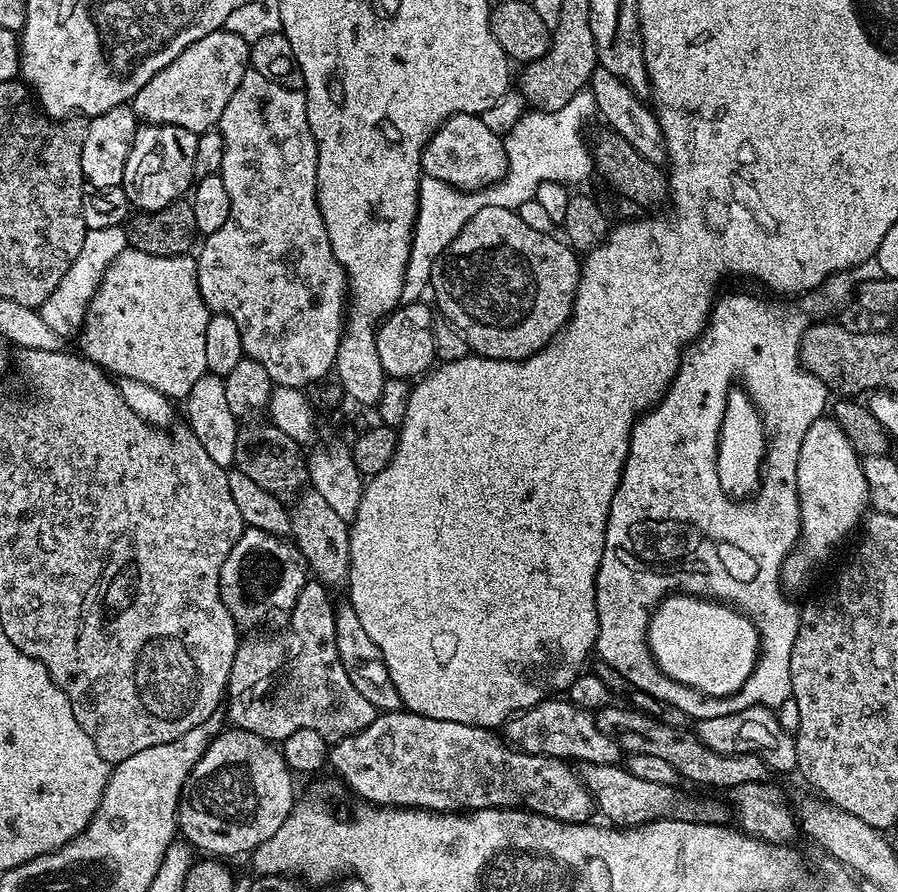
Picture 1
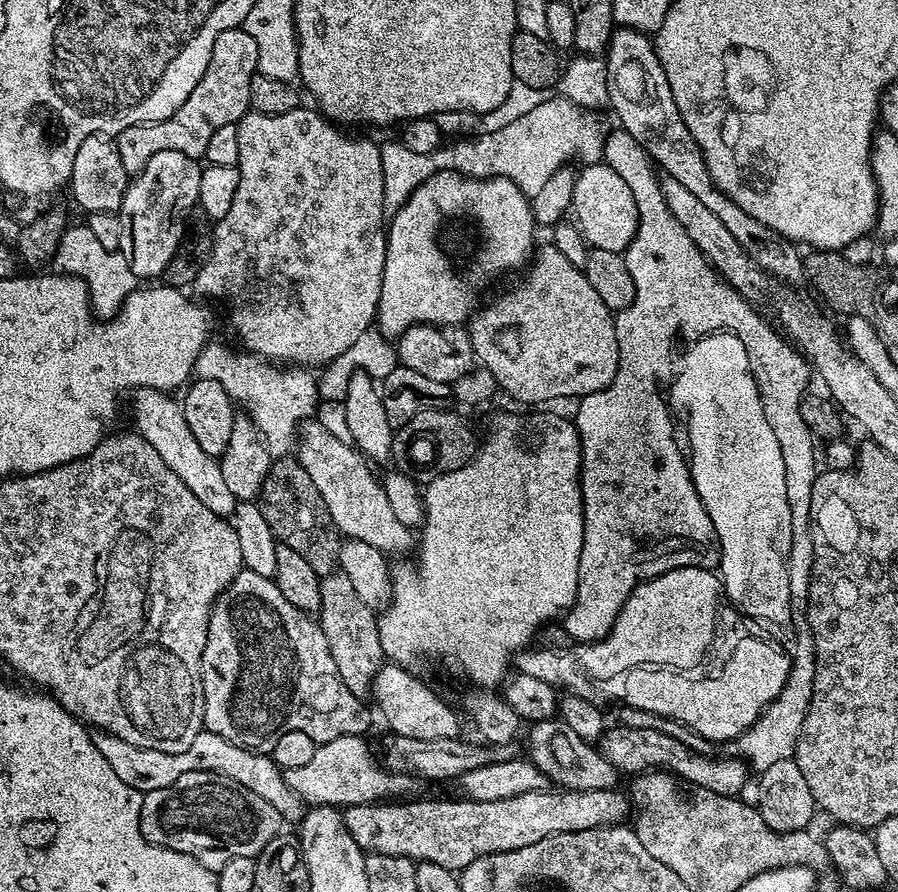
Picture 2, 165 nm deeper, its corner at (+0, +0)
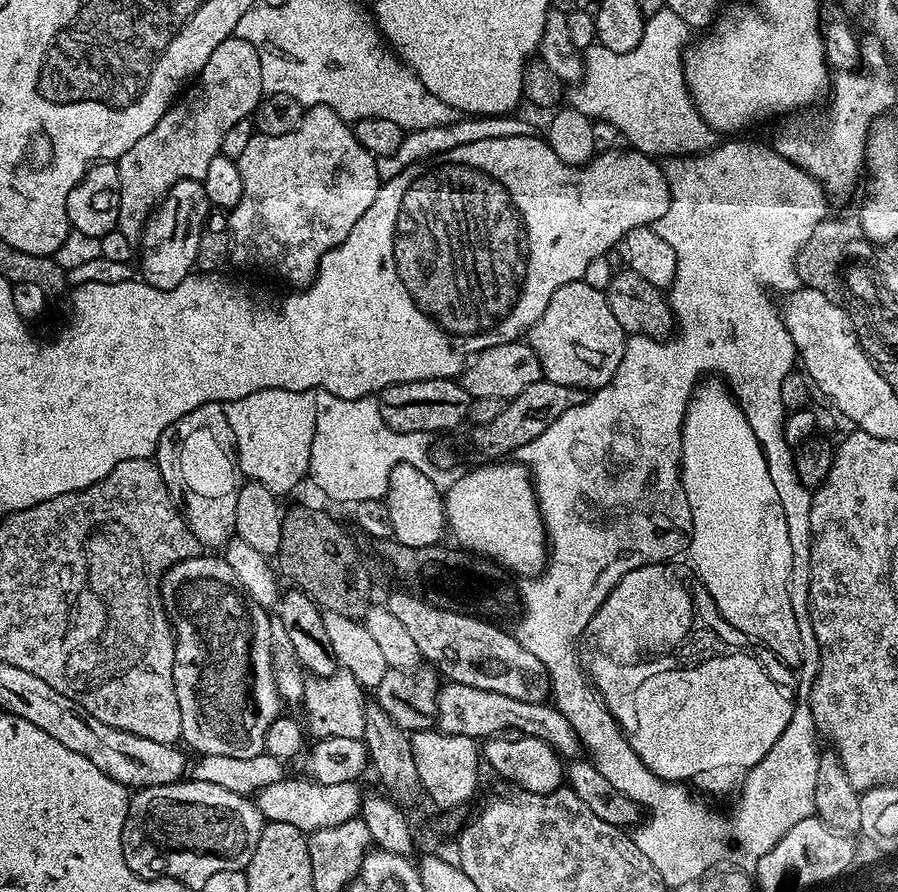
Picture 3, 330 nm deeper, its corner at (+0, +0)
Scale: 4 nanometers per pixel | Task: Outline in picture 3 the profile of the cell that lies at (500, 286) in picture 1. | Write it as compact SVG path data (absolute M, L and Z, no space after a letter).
M583 279L572 280L554 290L550 306L546 306L542 318L538 318L538 322L534 322L534 326L528 329L526 340L538 354L540 364L544 368L544 376L550 382L558 382L558 386L585 390L599 390L604 384L611 382L622 362L626 347L626 333L622 326L618 326L618 318L614 318L614 313L610 311L607 295L594 290L594 286L586 286Z

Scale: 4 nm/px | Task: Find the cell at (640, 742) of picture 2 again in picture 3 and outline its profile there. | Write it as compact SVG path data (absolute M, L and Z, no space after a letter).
M448 682L439 689L434 720L440 723L437 724L439 731L455 736L491 738L505 732L545 740L564 758L576 758L582 752L581 740L574 726L548 702L524 702L517 698L508 698L505 694L492 693L490 690Z

